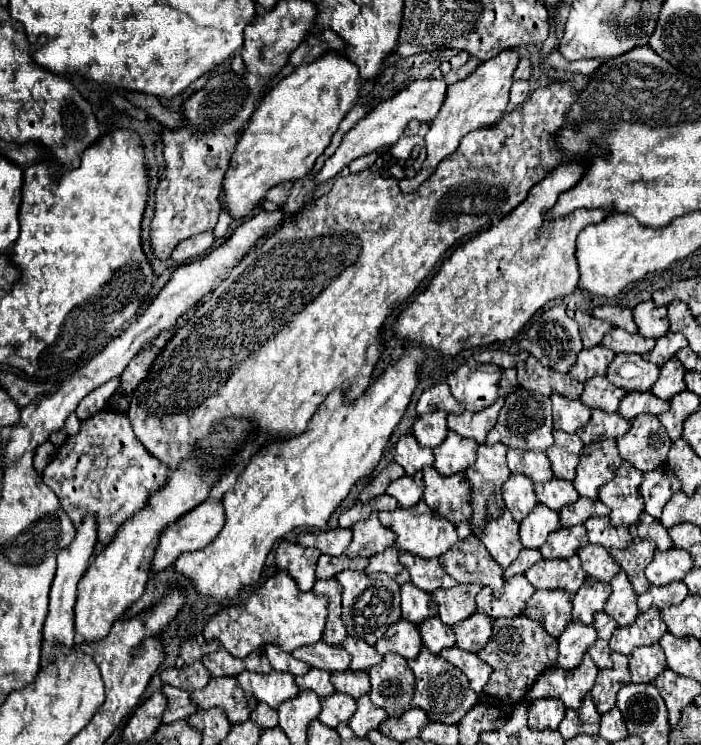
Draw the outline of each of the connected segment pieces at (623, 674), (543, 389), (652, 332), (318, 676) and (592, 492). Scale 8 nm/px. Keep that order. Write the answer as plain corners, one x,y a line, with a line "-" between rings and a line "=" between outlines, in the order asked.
613,652
611,658
613,658
613,668
599,670
595,688
591,690
591,698
597,702
597,710
601,714
611,712
619,688
629,682
629,658
619,652
=
529,356
525,362
517,364
517,380
519,380
519,386
541,392
545,396
563,394
565,398
575,400
583,392
581,382
573,380
569,374
559,374
551,368
541,366
539,360
535,360
533,356
=
653,300
641,302
633,308
633,318
639,326
639,334
643,338
661,338
669,332
669,320
667,320
667,306
657,308
=
311,668
305,676
295,676
295,684
301,690
313,690
319,698
331,696
335,692
333,684
329,682
329,674
325,670
317,670
317,668
=
611,438
595,440
589,446
585,446
581,452
573,486
581,496
597,500
599,488
607,480
611,480
611,476
615,476
615,470
621,466
621,462
623,460
617,452
615,440

